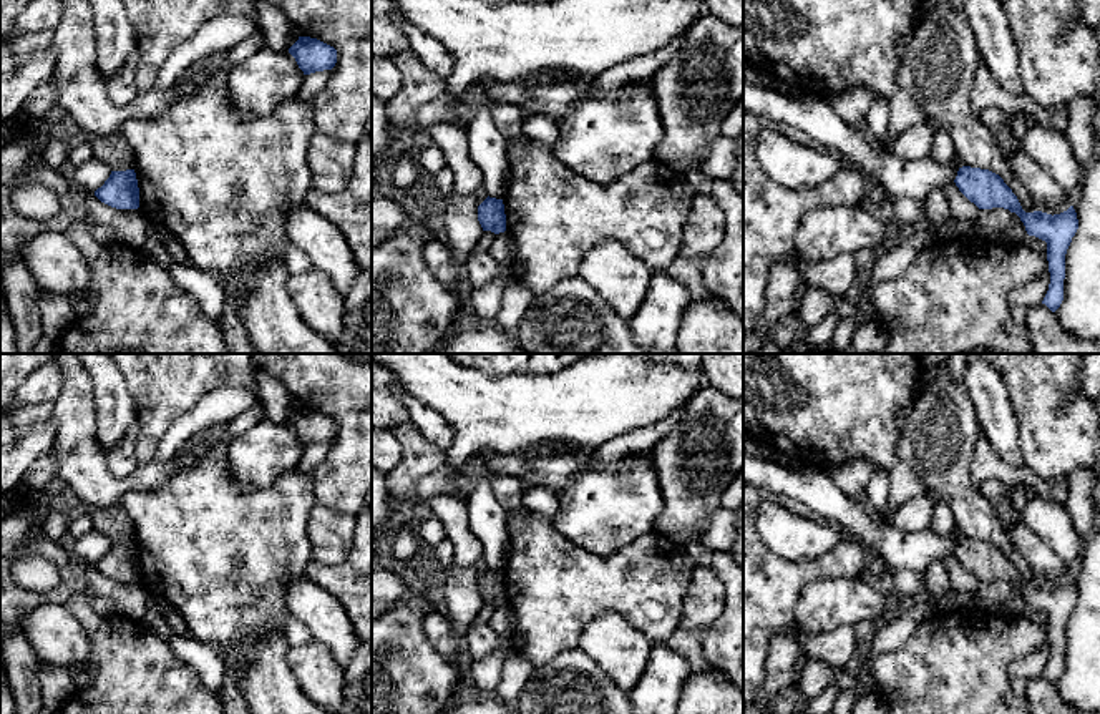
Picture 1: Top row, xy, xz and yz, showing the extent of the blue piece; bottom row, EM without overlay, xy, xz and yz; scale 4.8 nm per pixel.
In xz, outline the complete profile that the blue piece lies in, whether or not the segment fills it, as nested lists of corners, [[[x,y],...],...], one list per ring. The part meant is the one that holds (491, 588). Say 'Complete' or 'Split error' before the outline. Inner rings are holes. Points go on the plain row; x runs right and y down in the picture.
Complete. [[[488,568],[478,578],[478,593],[483,603],[491,603],[494,606],[504,604],[506,603],[506,586],[504,586],[503,571]]]

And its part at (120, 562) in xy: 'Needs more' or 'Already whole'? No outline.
Already whole

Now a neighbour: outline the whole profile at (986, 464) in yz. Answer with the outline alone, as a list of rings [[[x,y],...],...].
[[[982,428],[979,432],[976,452],[971,463],[971,478],[977,487],[986,478],[997,478],[1005,487],[1025,485],[1027,488],[1034,490],[1037,496],[1054,501],[1045,482],[1027,465],[1019,468],[1009,465],[989,443]]]

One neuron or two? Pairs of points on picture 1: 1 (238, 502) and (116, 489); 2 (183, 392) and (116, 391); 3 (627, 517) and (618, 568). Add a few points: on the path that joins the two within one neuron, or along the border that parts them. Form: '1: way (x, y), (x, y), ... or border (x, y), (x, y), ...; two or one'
1: border (175, 474), (150, 487), (128, 490), (118, 502); two
2: border (118, 371), (136, 415); two
3: border (654, 530), (608, 555), (593, 555), (583, 547); two

